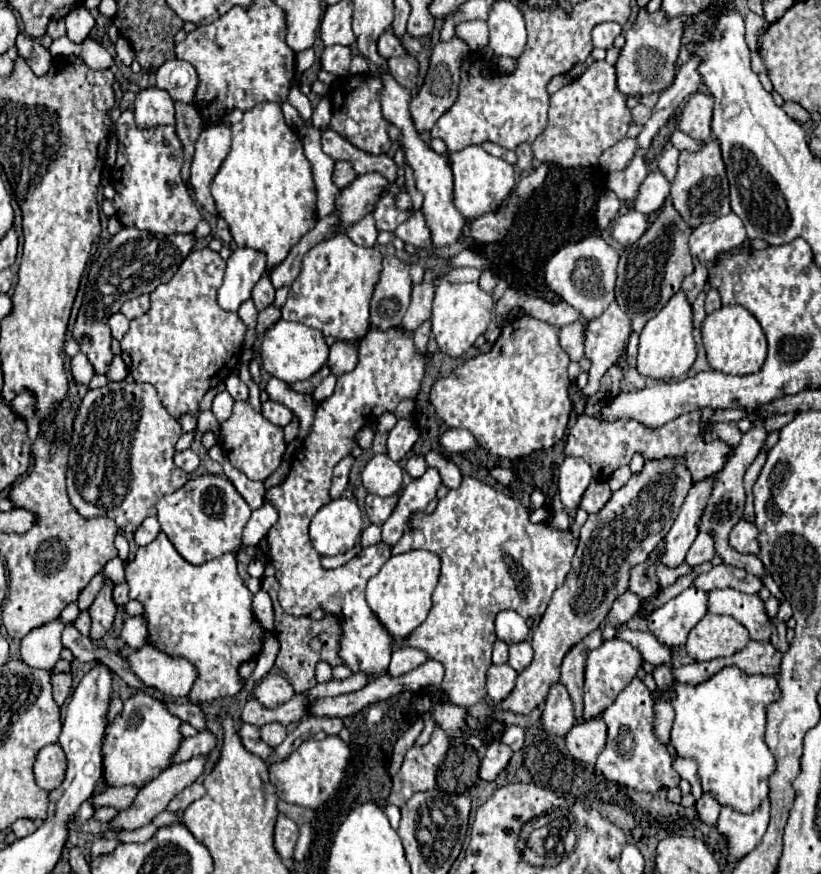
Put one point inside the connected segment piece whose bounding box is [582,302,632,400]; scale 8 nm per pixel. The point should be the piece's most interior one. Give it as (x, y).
(605, 337)

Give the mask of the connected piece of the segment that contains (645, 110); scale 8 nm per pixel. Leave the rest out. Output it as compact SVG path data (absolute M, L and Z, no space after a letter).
M638 104L636 108L630 110L630 118L632 118L630 124L638 124L638 126L642 126L642 124L646 124L646 120L650 118L650 108L644 106L644 104Z

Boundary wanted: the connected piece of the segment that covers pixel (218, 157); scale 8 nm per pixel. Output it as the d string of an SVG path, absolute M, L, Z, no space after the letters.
M224 122L204 128L196 140L196 154L192 162L192 186L196 202L208 212L216 212L216 204L210 196L210 180L218 172L222 160L230 152L230 126Z

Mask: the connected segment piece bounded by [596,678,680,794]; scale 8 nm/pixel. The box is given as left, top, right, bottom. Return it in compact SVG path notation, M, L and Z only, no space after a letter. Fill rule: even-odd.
M634 678L622 692L620 696L614 700L612 706L608 706L602 714L602 720L606 722L608 726L608 742L606 742L606 748L604 752L598 756L598 762L596 762L596 768L612 782L618 782L618 784L624 784L628 788L634 788L634 790L640 790L640 792L658 792L660 788L672 788L672 786L678 786L680 782L680 776L678 772L672 768L672 758L670 754L666 752L666 746L656 738L654 734L654 700L652 700L652 694L650 690L642 684L640 678Z

